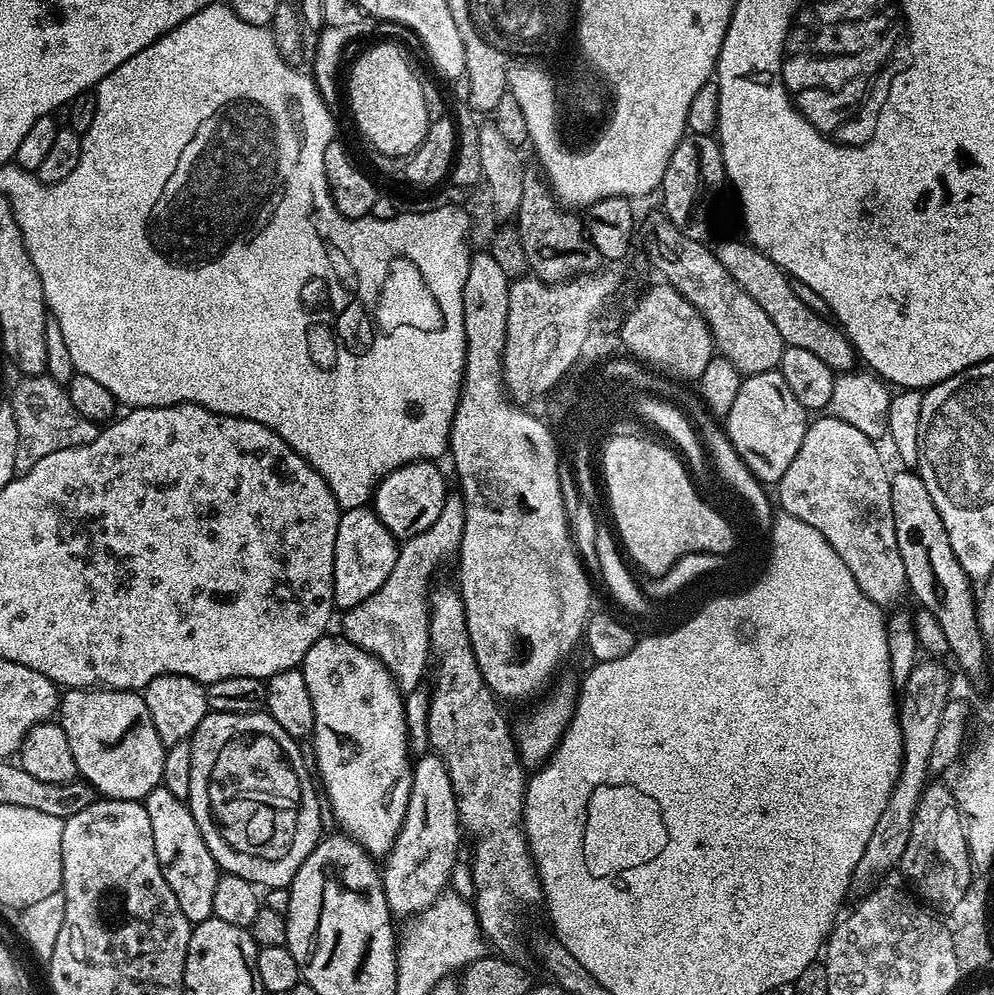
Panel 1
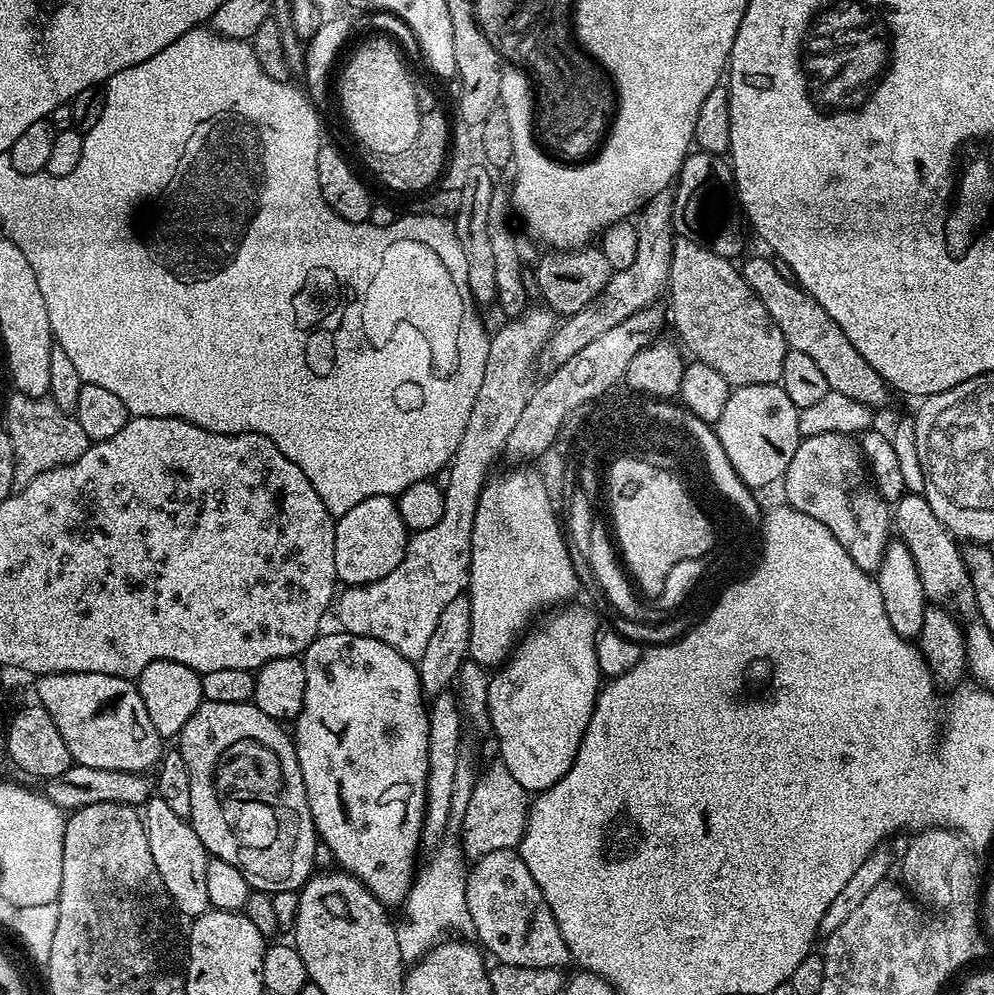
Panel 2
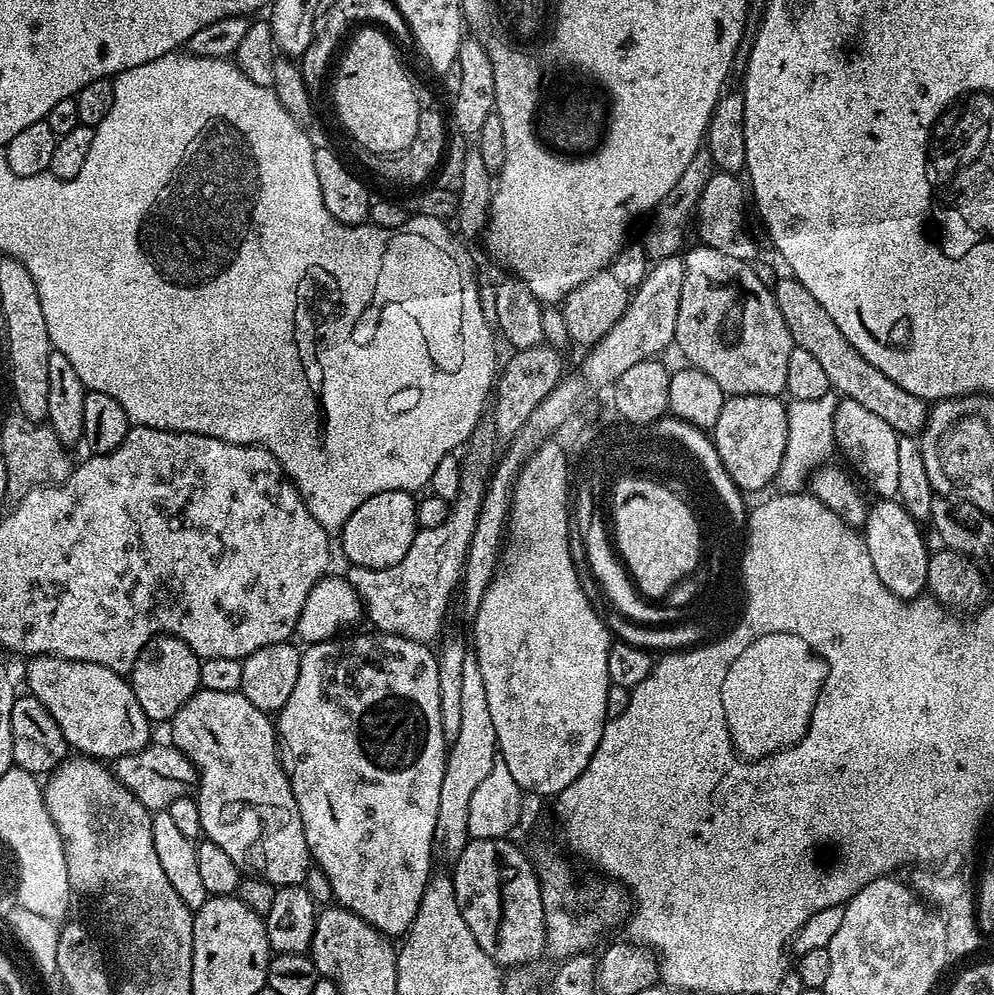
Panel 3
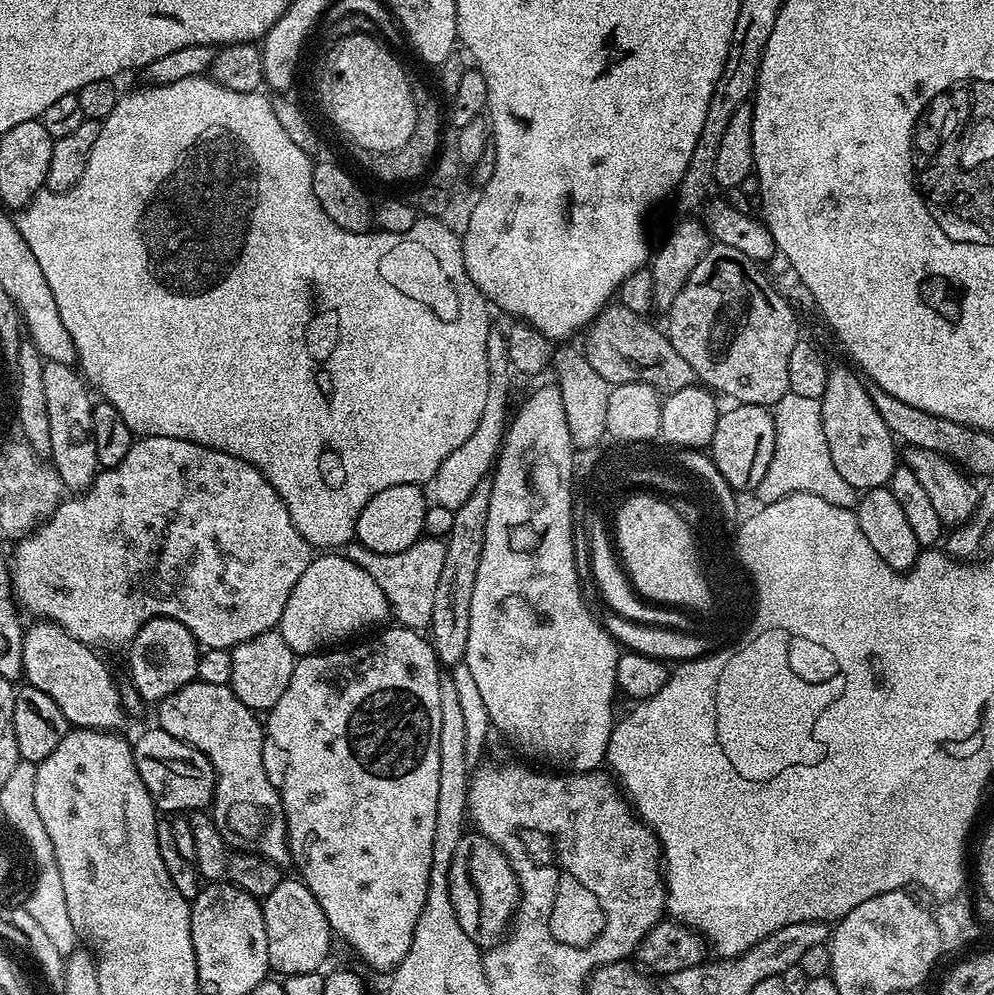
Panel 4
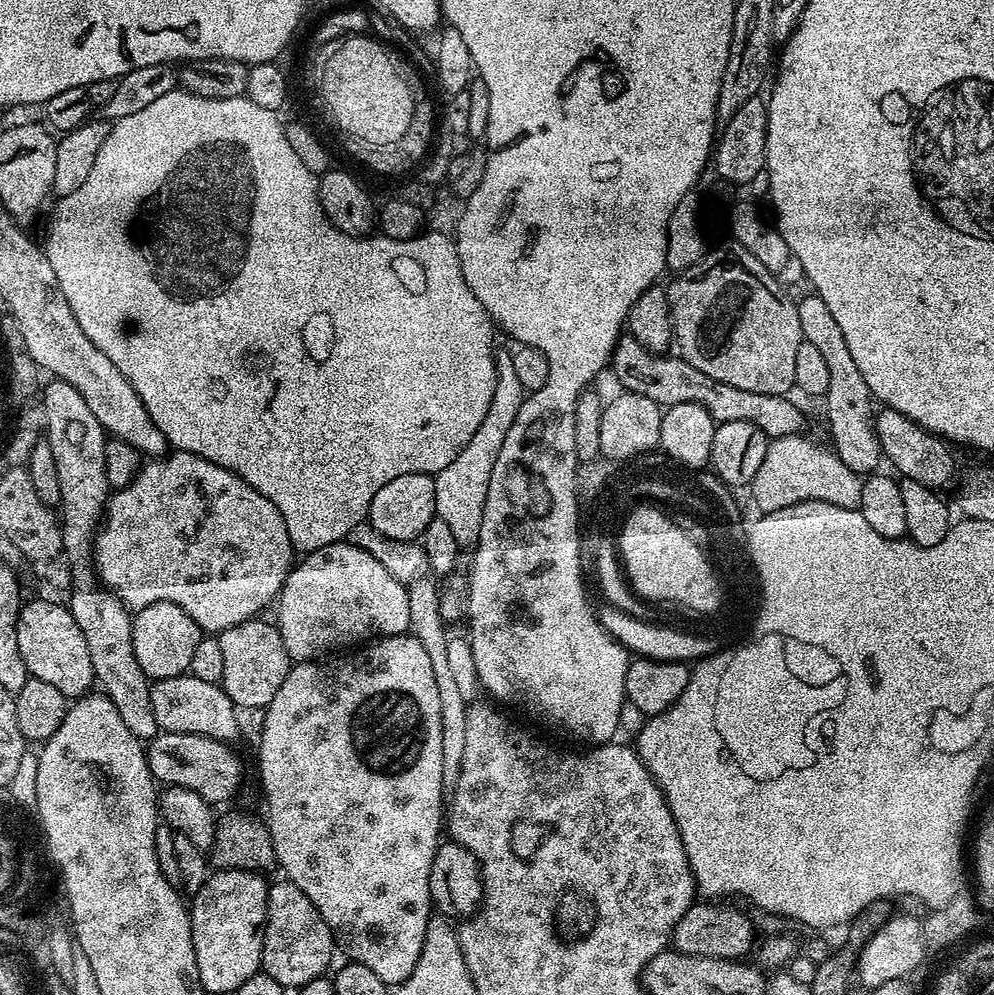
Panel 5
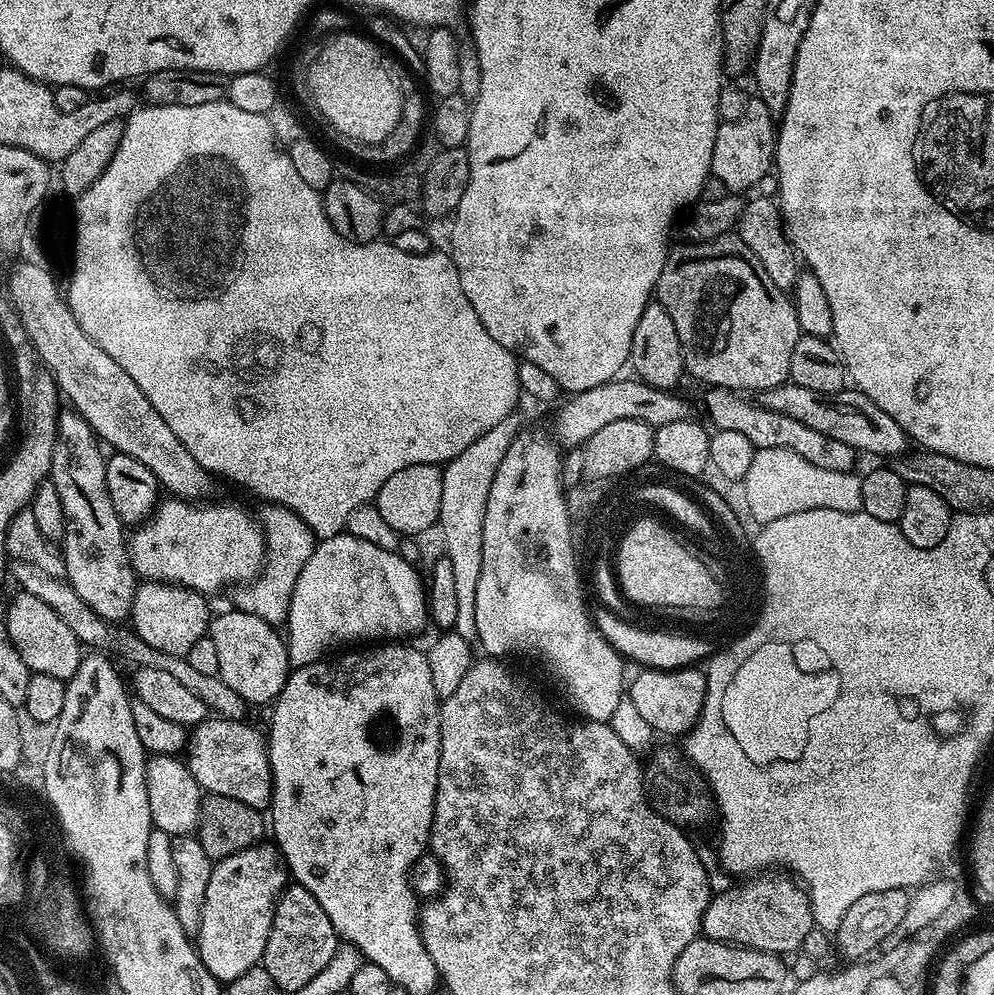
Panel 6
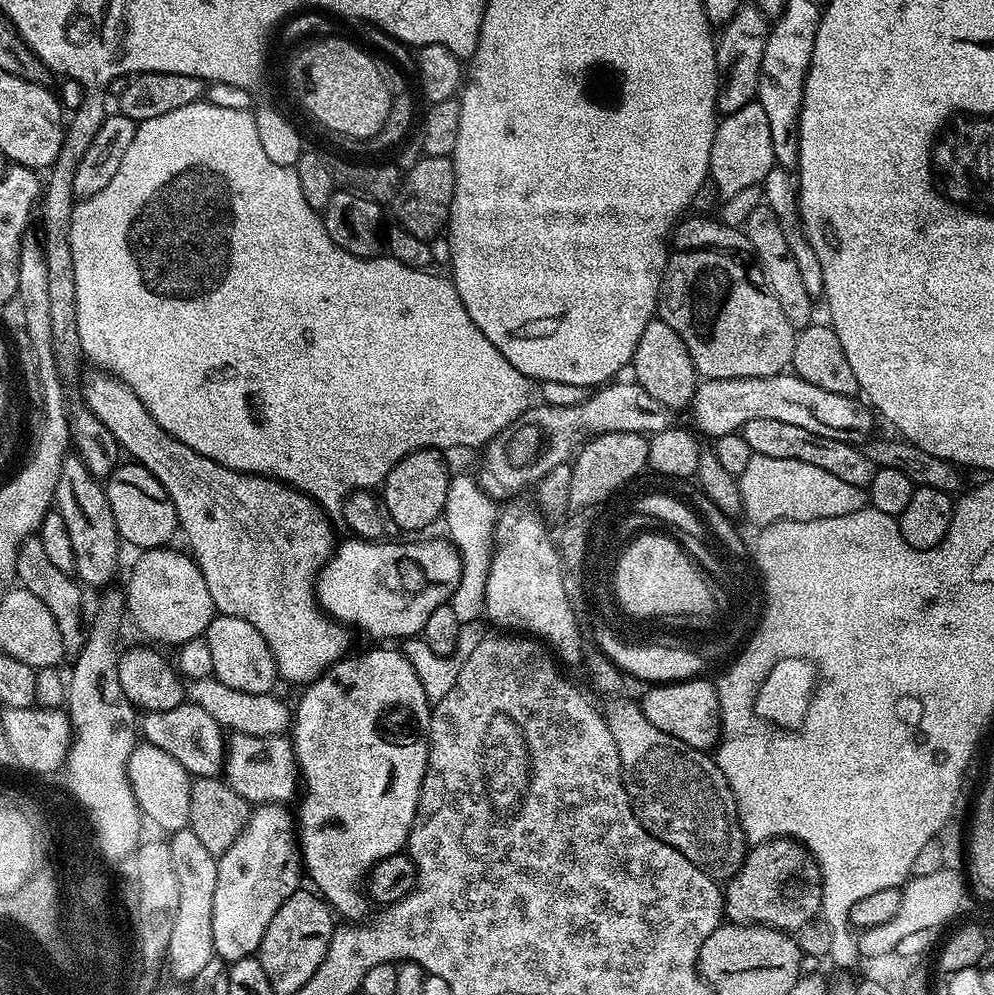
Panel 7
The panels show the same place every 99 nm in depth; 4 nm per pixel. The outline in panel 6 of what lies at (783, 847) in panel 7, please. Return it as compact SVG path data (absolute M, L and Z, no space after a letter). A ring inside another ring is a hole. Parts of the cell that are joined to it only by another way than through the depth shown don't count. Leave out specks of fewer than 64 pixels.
M780 872L756 874L741 881L740 886L728 888L725 892L717 891L704 911L703 931L711 939L740 947L777 954L797 953L803 947L807 934L815 927L815 920L808 896L802 892L796 894L790 885L791 879L783 876Z

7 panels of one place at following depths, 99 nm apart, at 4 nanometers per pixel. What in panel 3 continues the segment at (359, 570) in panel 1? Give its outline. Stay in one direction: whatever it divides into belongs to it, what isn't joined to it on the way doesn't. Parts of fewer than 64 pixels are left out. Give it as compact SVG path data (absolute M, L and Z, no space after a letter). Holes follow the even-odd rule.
M386 490L382 494L374 494L374 498L366 498L366 502L346 518L338 533L340 548L349 560L347 563L358 568L389 568L402 562L418 531L417 503L413 493L402 490Z

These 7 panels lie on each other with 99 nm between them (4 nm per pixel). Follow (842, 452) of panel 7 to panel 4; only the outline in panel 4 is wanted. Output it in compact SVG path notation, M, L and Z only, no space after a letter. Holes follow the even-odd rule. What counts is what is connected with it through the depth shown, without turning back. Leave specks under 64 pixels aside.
M622 303L605 304L582 336L582 351L588 357L590 366L594 366L594 370L598 370L598 374L602 374L610 386L642 382L654 386L661 394L667 394L697 383L690 362L686 362L686 358L674 350L661 329L659 332L654 325L644 320L647 319L641 313L626 310Z

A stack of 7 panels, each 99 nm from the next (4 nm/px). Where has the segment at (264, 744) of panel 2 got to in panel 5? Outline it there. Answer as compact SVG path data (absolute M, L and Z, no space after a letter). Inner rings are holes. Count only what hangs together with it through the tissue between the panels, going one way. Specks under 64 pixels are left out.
M185 674L151 681L148 693L157 729L178 734L202 734L225 742L235 741L240 732L236 704L224 693L220 684L202 682L202 678Z

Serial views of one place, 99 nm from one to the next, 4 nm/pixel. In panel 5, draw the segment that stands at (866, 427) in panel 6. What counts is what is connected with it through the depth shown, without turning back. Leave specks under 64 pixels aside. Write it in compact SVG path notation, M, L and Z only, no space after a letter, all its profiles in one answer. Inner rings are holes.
M881 407L875 413L874 425L881 453L901 472L899 475L903 479L922 482L922 486L937 490L944 490L952 479L957 479L956 460L952 457L953 449L949 441L941 440L933 432L927 432L893 408Z

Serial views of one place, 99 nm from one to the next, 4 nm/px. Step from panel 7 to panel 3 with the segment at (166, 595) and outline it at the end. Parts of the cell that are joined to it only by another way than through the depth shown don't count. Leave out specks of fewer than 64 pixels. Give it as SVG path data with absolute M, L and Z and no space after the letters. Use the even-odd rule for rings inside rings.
M156 636L146 642L132 667L130 683L134 698L138 698L138 706L142 706L149 722L171 721L172 716L182 710L184 703L200 688L200 662L194 650L176 636Z

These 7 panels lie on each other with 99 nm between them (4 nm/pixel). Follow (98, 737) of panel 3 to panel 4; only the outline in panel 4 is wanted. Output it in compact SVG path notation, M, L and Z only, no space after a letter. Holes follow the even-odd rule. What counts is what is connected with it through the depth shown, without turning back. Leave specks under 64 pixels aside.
M49 620L32 622L27 625L24 634L24 645L22 646L22 666L24 667L23 679L33 684L38 690L50 694L54 703L62 714L66 714L69 725L72 728L91 728L97 732L116 732L126 721L124 704L120 701L120 688L112 681L108 668L96 656L97 653L91 647L78 638L74 638L62 626L51 624Z

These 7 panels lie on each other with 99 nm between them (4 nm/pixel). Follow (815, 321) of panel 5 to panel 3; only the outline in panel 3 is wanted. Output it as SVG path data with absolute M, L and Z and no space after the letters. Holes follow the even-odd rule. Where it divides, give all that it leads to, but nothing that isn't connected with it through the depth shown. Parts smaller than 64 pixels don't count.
M841 399L836 406L834 418L836 446L840 454L852 462L859 476L872 484L876 496L881 499L897 497L899 481L898 440L899 433L876 417L870 410L865 410L858 402Z

